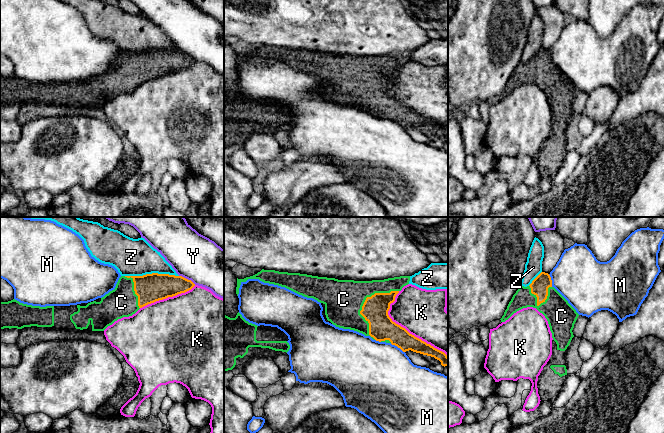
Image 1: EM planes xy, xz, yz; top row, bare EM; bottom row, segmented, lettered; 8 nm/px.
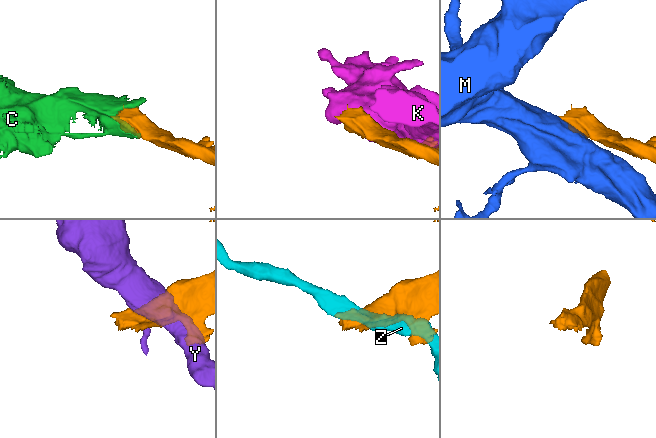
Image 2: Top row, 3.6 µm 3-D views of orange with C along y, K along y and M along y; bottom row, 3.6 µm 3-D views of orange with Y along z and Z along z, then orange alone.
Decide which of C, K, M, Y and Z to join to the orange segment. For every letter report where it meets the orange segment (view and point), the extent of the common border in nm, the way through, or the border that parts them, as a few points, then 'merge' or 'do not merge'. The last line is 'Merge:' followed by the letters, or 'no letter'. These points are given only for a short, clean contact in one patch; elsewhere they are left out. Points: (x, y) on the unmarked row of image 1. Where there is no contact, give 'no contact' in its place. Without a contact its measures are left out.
C: meets orange in xz at (364, 79); contact 440 nm long; merge
K: meets orange in xz at (405, 105); contact 650 nm long; do not merge
M: meets orange in xz at (397, 122); contact 140 nm long; do not merge
Y: meets orange in xy at (187, 55); contact 150 nm long; do not merge
Z: meets orange in xy at (152, 49); contact 440 nm long; do not merge
Merge: C

